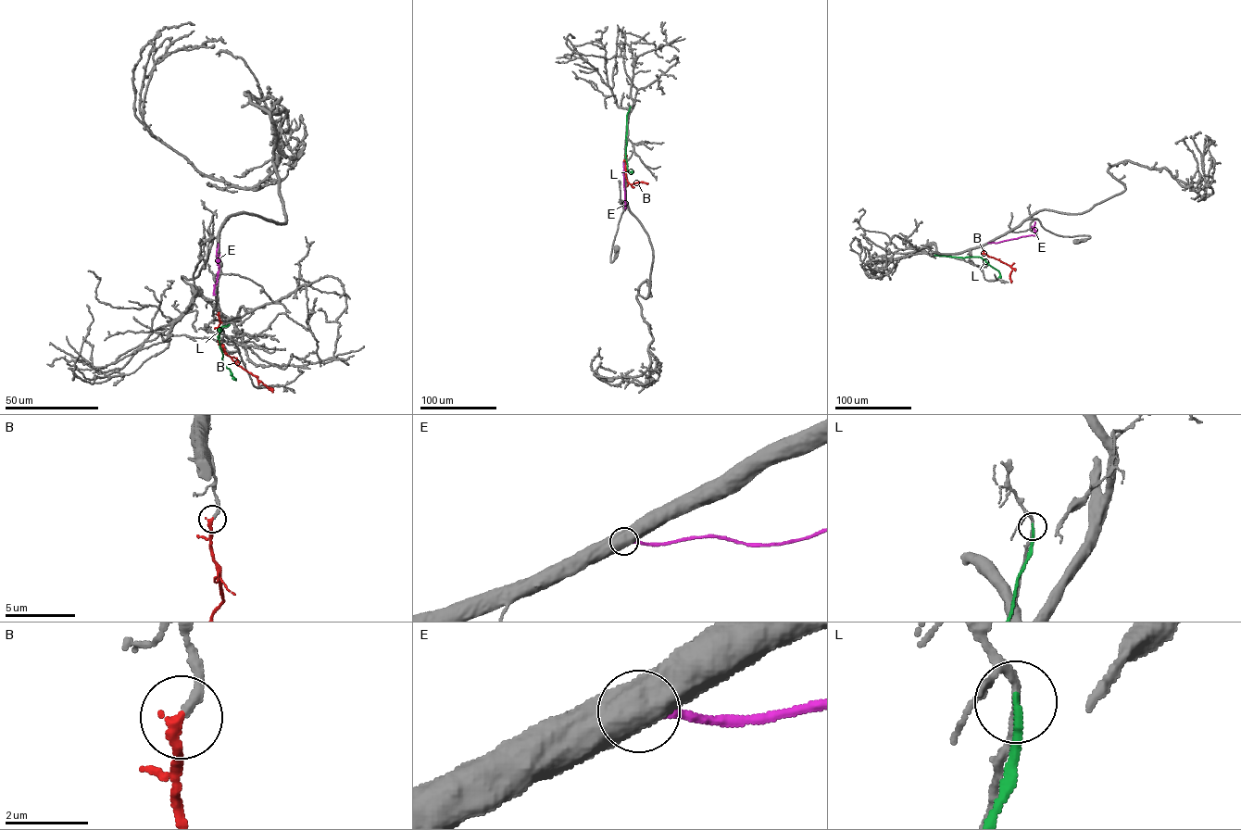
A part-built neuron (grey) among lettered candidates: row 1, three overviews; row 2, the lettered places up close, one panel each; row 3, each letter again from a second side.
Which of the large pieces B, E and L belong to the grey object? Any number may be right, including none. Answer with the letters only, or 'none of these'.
B

